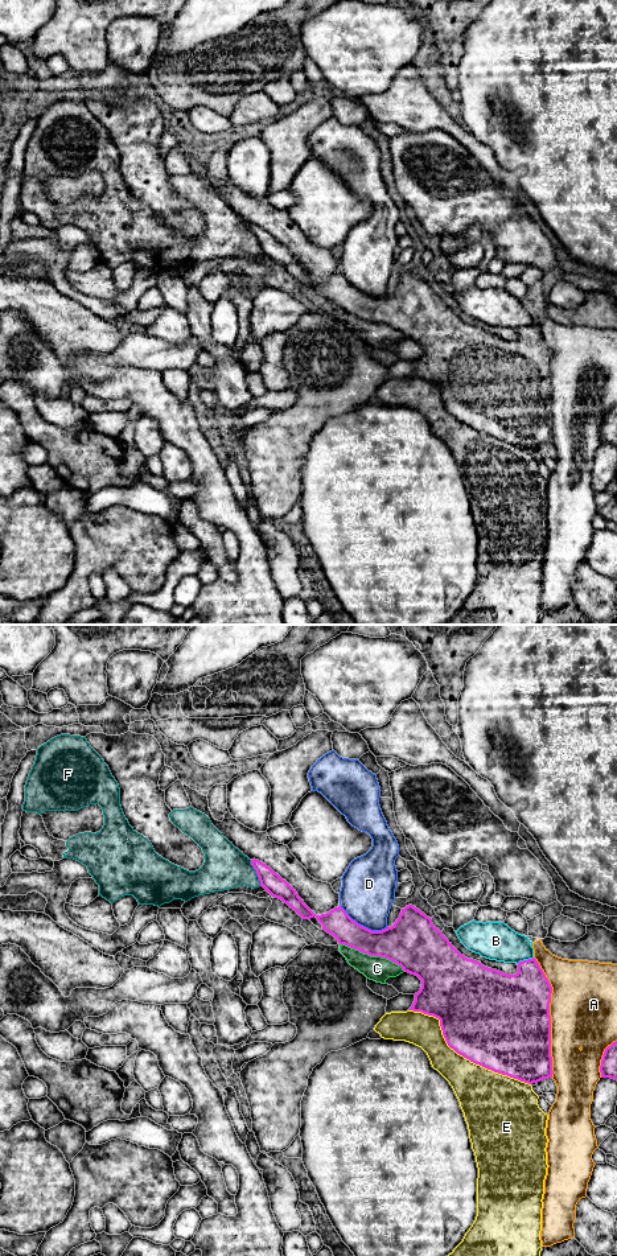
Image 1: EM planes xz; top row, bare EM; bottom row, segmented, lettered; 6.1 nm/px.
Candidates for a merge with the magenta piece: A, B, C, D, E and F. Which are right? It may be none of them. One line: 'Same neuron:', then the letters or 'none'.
Same neuron: none

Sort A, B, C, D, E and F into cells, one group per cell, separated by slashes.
A / B / C / D / E / F

